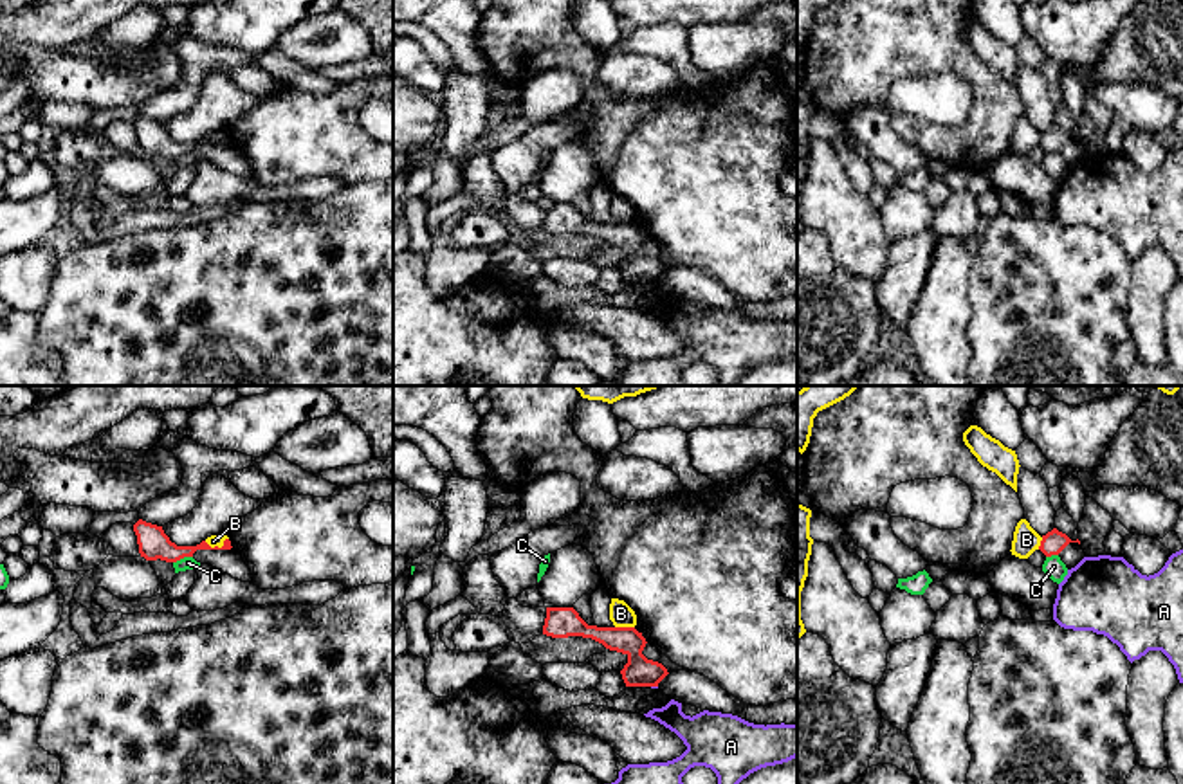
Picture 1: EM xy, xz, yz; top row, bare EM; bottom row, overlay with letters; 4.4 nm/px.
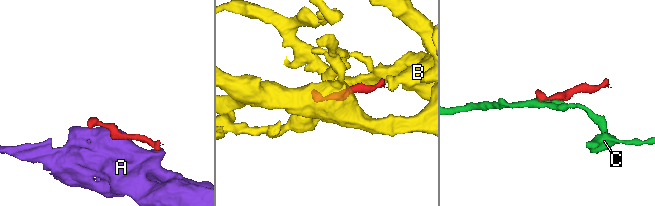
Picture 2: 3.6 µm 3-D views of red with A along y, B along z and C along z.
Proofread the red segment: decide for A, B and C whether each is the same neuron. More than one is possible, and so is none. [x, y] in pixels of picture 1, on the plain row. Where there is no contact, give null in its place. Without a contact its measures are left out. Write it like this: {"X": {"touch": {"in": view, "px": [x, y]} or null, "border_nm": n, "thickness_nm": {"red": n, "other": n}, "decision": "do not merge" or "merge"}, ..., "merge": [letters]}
{"A": {"touch": {"in": "xz", "px": [655, 282]}, "border_nm": 30, "thickness_nm": {"red": 140, "other": 20}, "decision": "do not merge"}, "B": {"touch": {"in": "xy", "px": [217, 143]}, "border_nm": 110, "thickness_nm": {"red": 100, "other": 50}, "decision": "do not merge"}, "C": {"touch": {"in": "xy", "px": [183, 154]}, "border_nm": 90, "thickness_nm": {"red": 140, "other": 60}, "decision": "do not merge"}, "merge": []}

